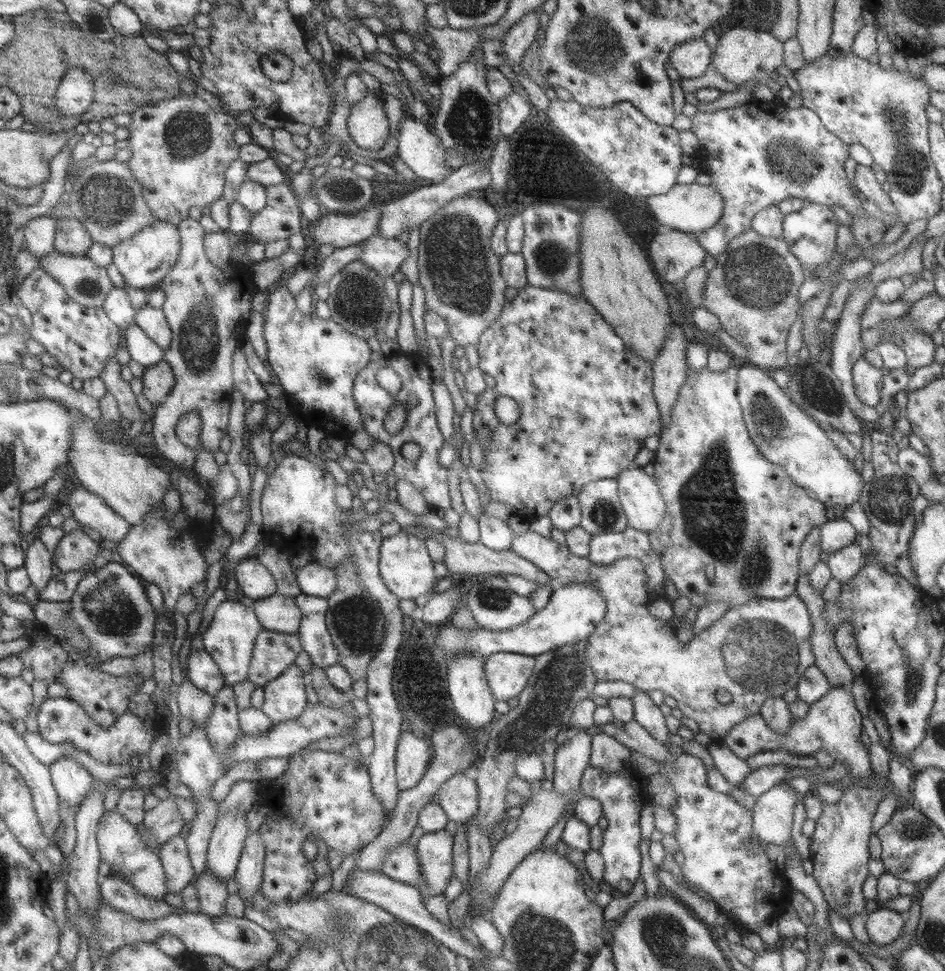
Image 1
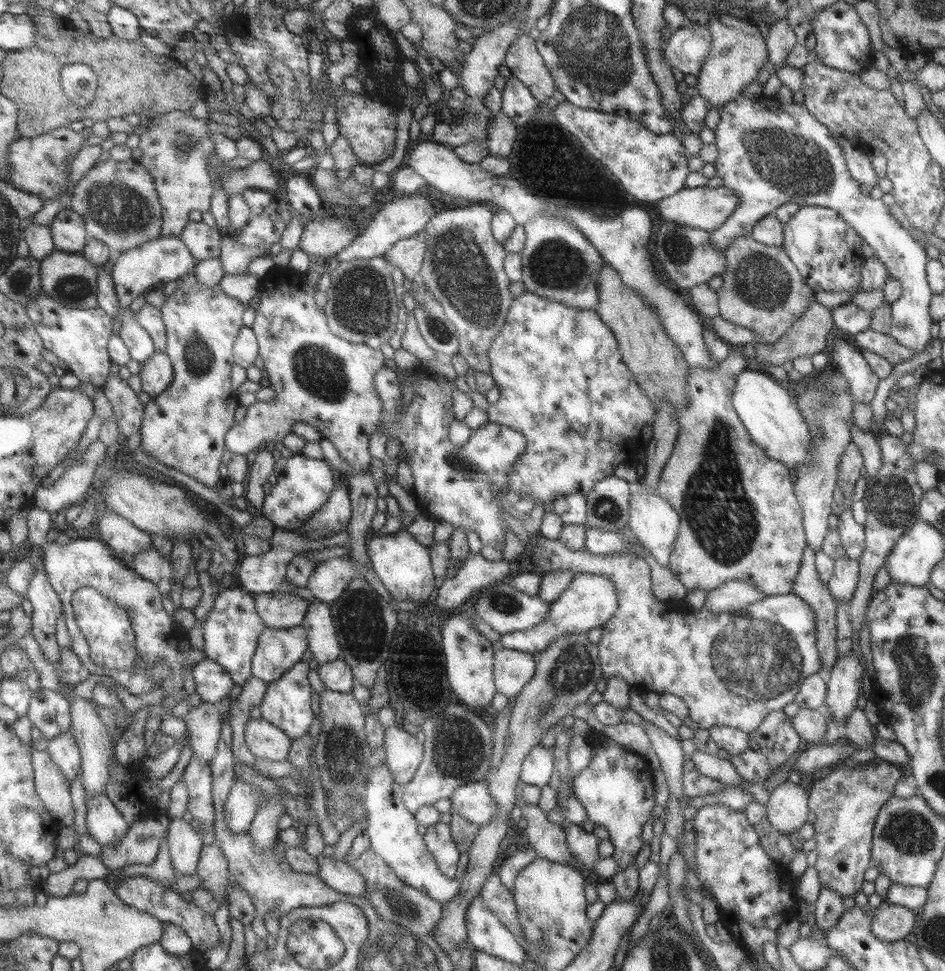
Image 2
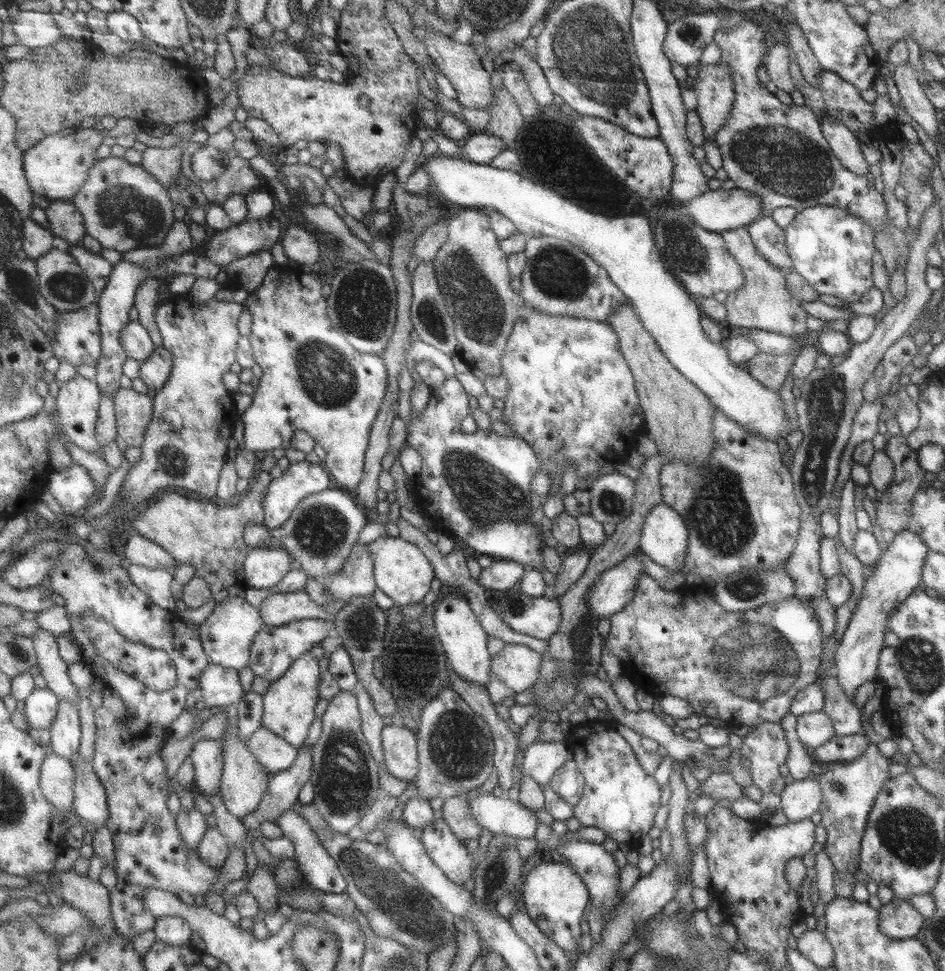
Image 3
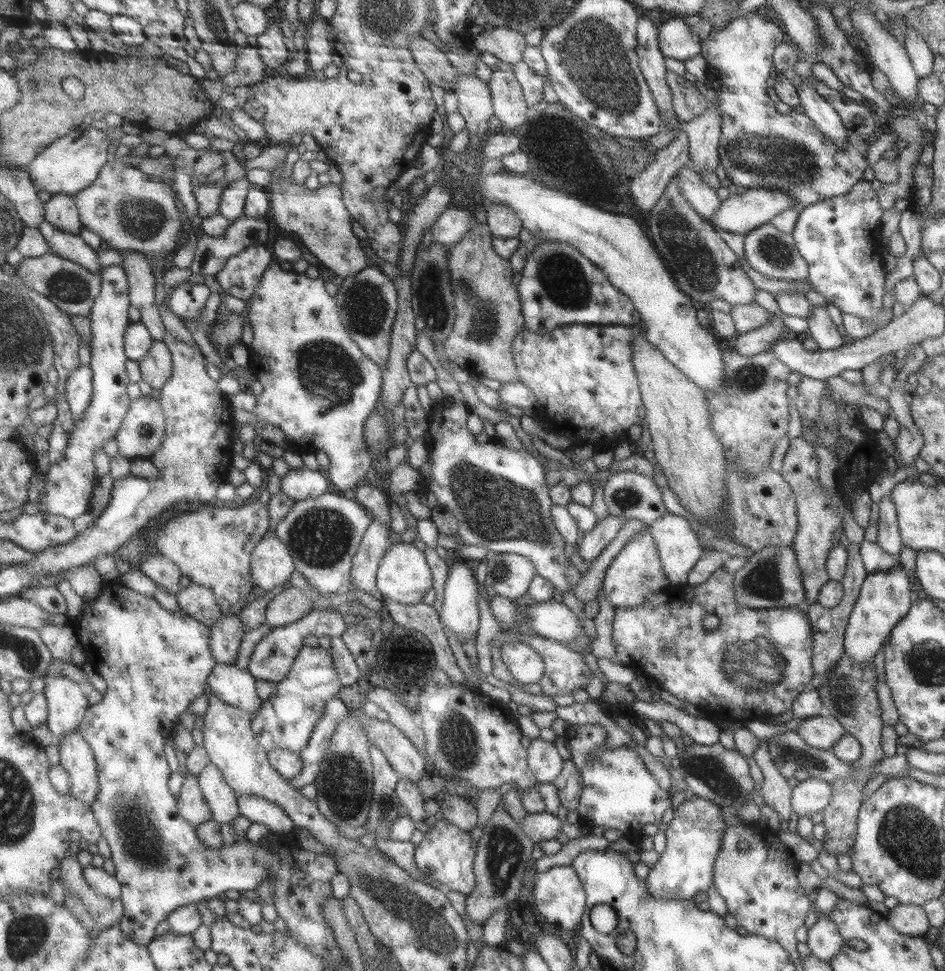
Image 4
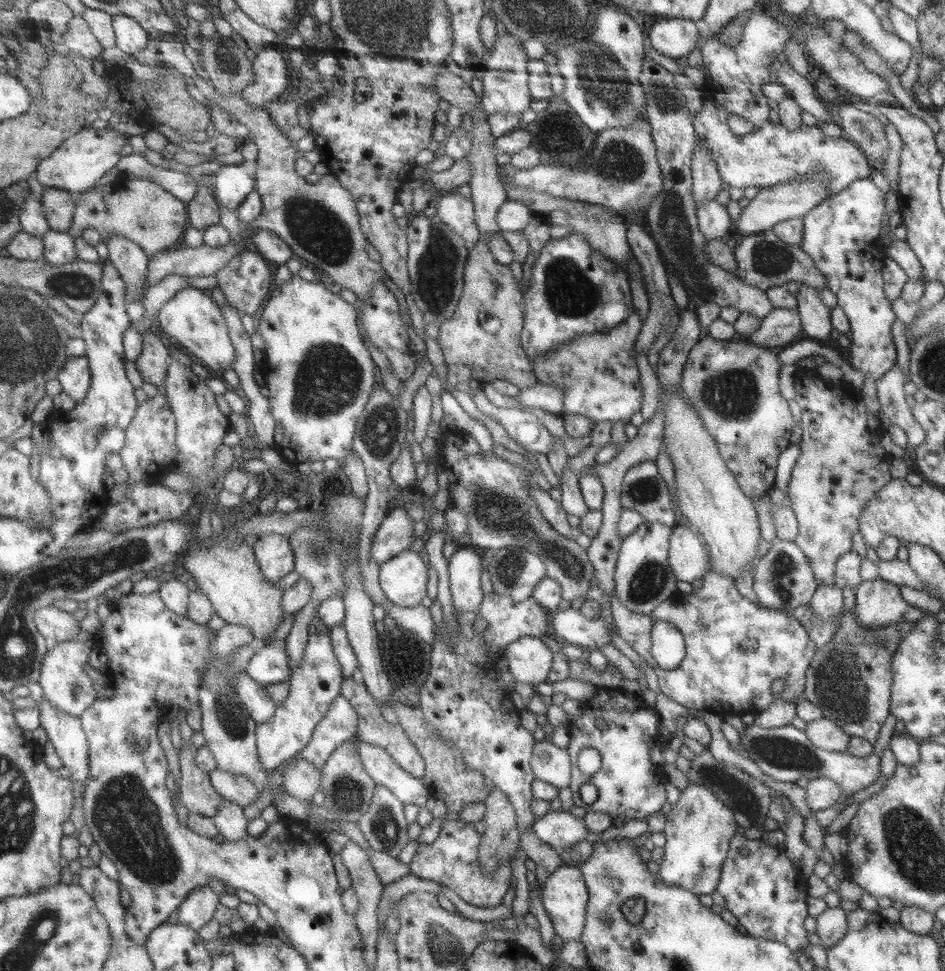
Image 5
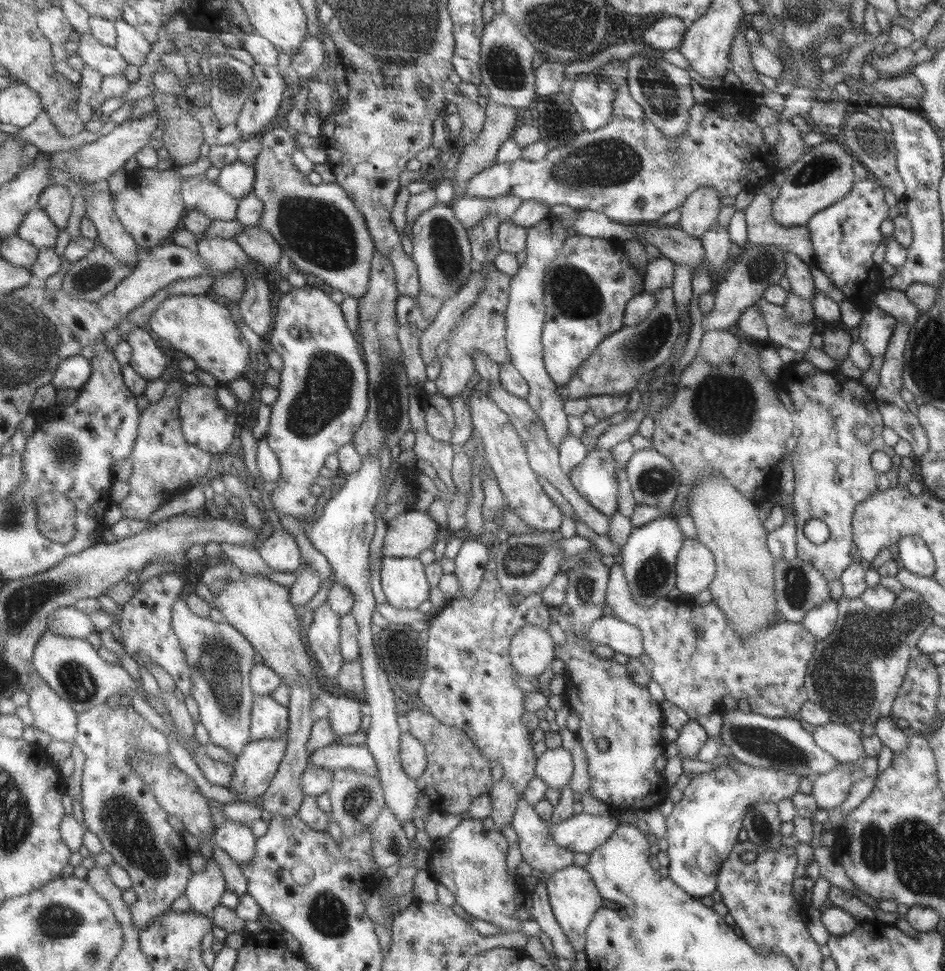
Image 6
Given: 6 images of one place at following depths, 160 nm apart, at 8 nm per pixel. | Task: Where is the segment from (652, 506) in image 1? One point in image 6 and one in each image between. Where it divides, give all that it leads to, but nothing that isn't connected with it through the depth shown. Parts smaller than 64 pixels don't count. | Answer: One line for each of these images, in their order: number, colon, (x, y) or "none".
2: (654, 524)
3: (663, 538)
4: (678, 548)
5: (687, 557)
6: (695, 568)

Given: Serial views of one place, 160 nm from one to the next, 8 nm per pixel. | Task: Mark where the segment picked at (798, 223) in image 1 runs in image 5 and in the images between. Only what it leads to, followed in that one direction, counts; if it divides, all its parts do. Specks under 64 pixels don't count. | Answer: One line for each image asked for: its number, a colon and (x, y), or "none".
2: (826, 252)
3: (831, 249)
4: (838, 237)
5: (841, 235)

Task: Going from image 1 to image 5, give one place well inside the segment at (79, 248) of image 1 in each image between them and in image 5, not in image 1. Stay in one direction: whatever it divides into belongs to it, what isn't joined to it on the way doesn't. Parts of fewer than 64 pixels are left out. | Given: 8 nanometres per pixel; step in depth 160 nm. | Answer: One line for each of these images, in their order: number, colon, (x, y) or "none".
2: (69, 228)
3: (68, 223)
4: (61, 209)
5: (60, 205)

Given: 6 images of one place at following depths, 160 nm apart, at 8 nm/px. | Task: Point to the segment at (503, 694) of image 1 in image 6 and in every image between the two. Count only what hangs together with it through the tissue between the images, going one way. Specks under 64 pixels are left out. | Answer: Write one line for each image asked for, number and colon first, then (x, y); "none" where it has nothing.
2: (511, 669)
3: (517, 666)
4: (525, 665)
5: (529, 660)
6: (531, 649)

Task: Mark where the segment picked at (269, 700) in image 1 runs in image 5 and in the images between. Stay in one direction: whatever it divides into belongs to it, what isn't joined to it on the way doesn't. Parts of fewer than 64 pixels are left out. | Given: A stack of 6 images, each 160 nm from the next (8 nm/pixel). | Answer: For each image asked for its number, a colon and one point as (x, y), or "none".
2: (289, 703)
3: (290, 707)
4: (287, 720)
5: (316, 684)

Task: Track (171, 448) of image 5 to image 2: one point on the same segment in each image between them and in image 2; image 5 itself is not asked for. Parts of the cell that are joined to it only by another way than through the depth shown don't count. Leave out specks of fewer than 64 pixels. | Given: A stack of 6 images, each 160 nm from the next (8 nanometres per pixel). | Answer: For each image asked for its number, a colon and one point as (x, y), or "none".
2: (130, 411)
3: (135, 411)
4: (143, 433)

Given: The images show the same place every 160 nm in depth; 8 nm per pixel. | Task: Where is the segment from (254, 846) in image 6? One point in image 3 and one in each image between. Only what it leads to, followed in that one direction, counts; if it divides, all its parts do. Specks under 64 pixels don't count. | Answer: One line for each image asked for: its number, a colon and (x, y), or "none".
3: (208, 755)
4: (223, 800)
5: (232, 822)

